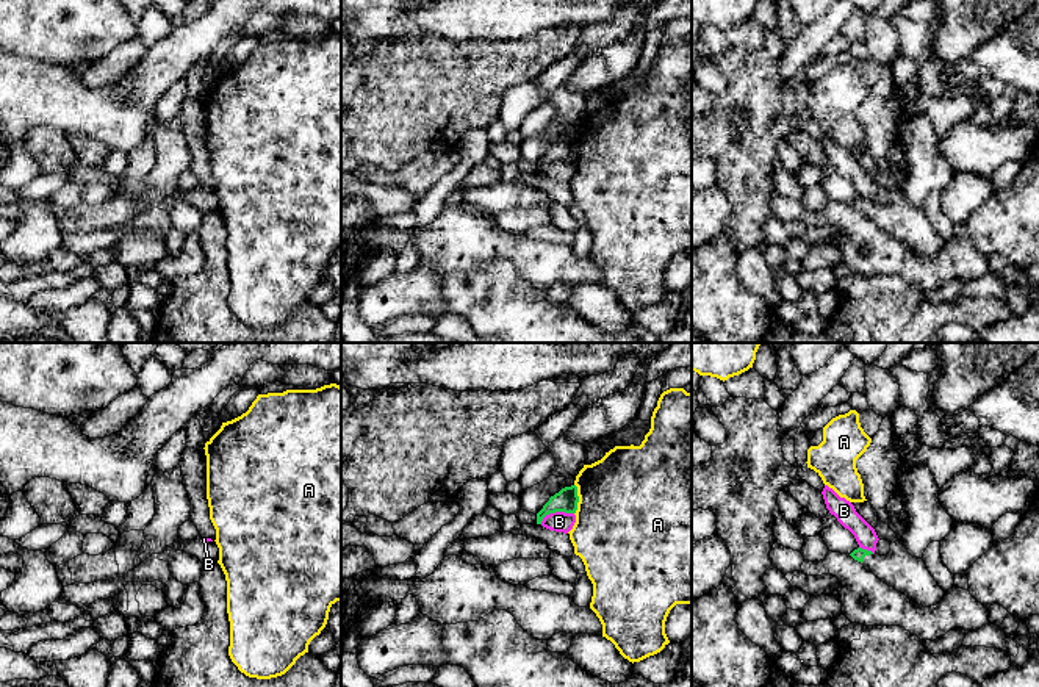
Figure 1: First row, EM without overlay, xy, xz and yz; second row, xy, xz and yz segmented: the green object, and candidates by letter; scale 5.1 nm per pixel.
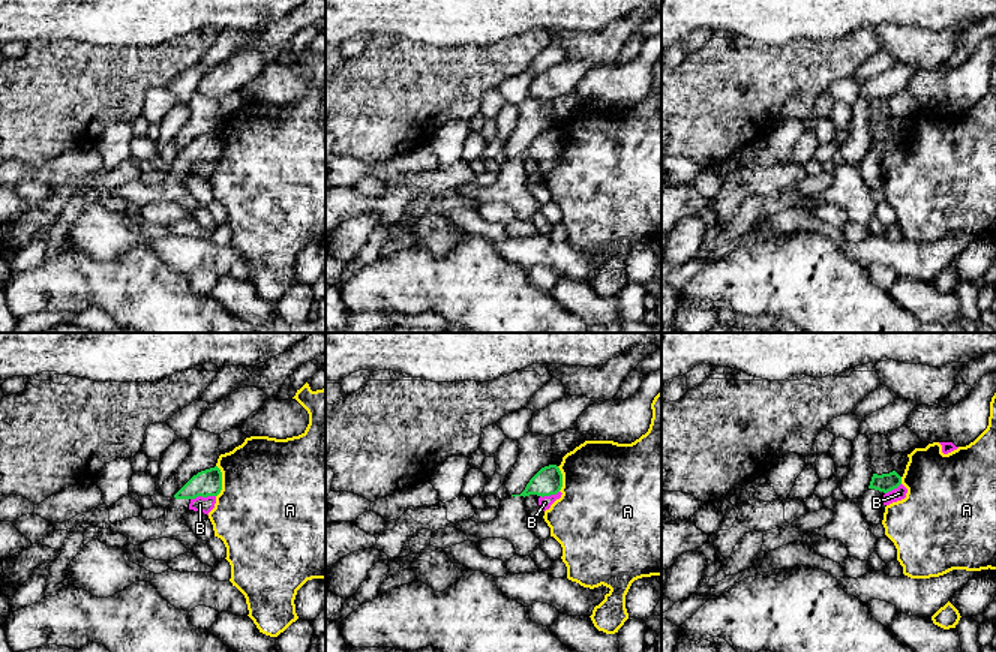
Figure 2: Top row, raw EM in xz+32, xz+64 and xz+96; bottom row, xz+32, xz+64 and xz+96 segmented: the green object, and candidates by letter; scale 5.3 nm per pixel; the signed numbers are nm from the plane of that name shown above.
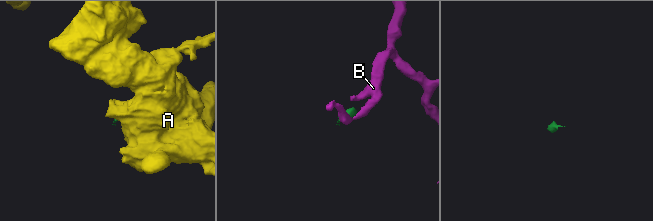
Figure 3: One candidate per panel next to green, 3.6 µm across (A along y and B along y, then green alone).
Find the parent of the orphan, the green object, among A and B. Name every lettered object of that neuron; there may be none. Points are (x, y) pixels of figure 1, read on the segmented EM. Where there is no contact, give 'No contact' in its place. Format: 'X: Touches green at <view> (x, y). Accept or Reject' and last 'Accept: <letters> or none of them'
A: Touches green at xz (578, 499). Reject
B: Touches green at xz (556, 510). Reject
Accept: none of them

